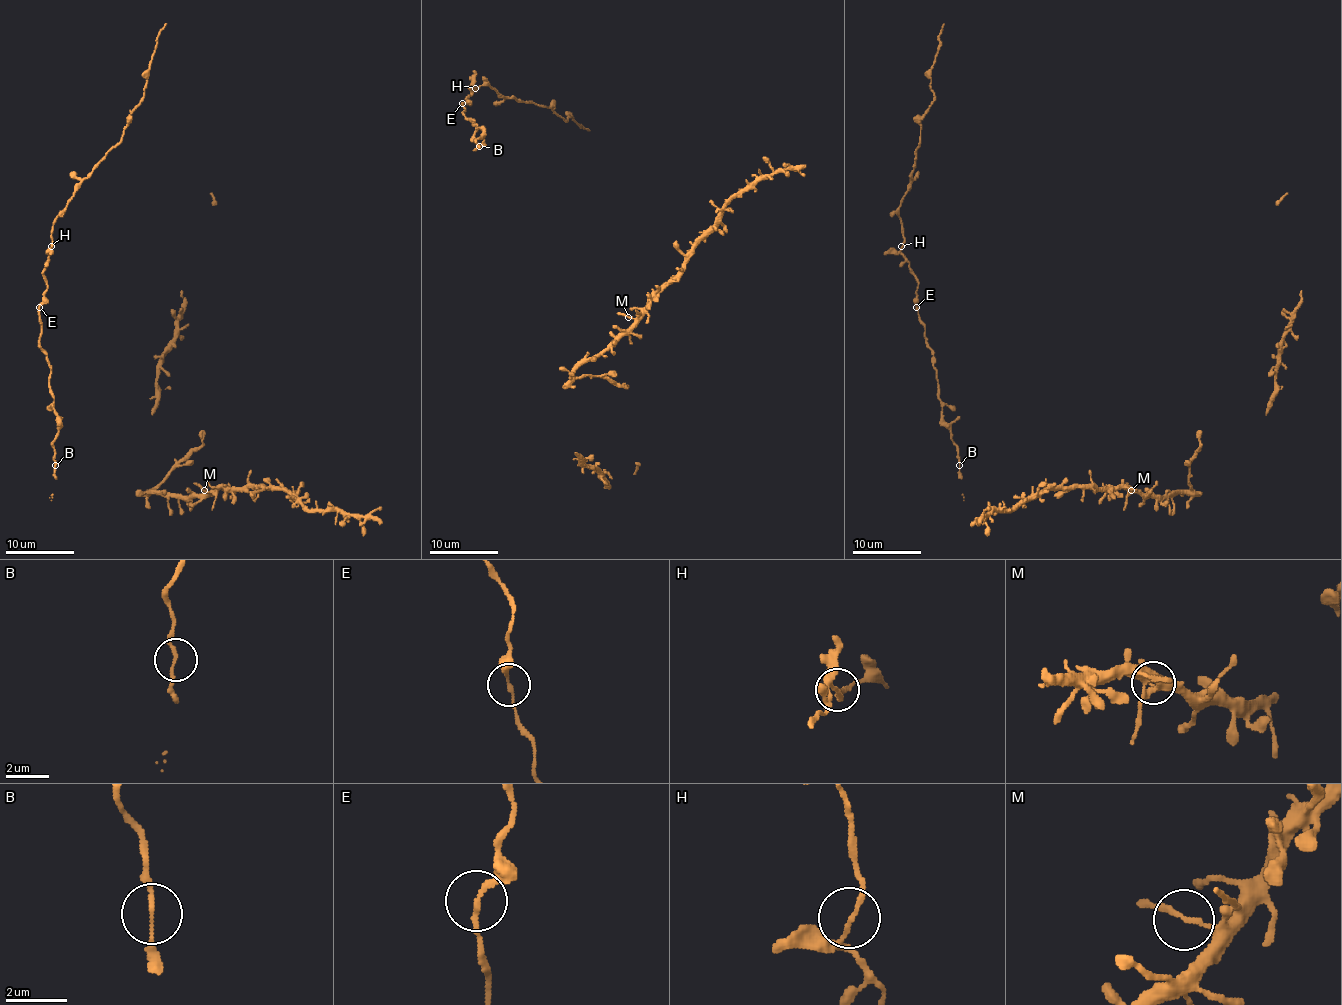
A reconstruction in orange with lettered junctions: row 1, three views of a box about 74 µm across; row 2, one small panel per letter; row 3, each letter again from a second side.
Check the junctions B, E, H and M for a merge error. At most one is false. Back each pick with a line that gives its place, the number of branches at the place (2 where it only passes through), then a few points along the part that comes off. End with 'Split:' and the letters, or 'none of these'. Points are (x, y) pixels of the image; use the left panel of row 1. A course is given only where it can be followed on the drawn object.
Split: none of these

